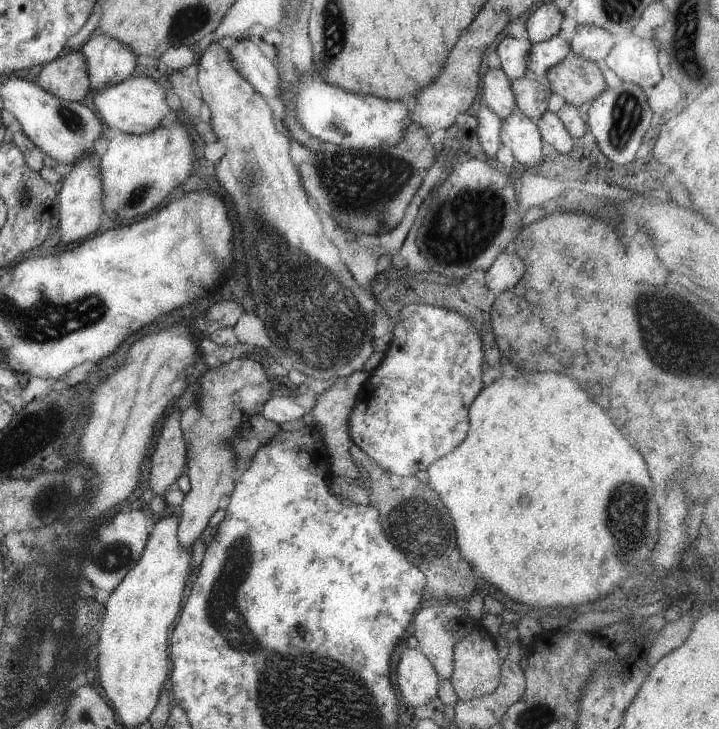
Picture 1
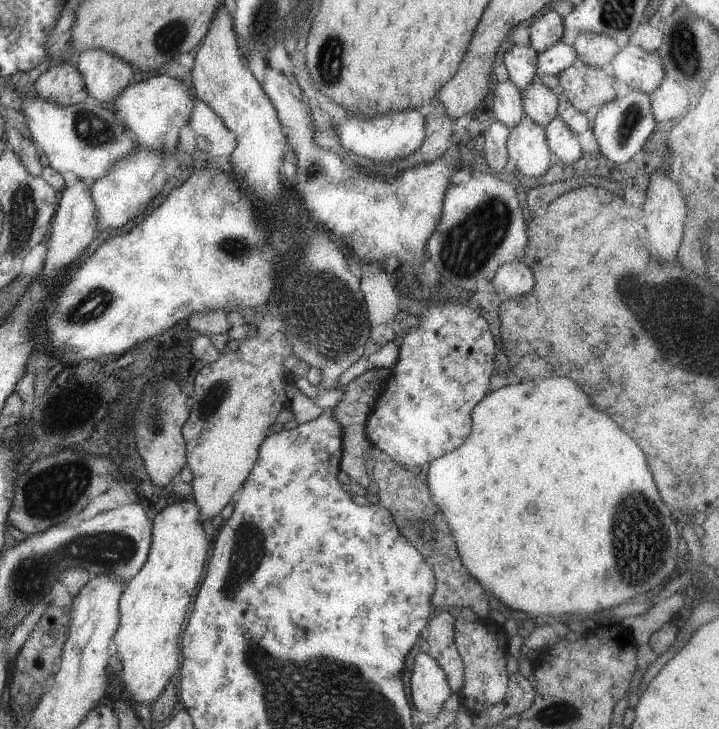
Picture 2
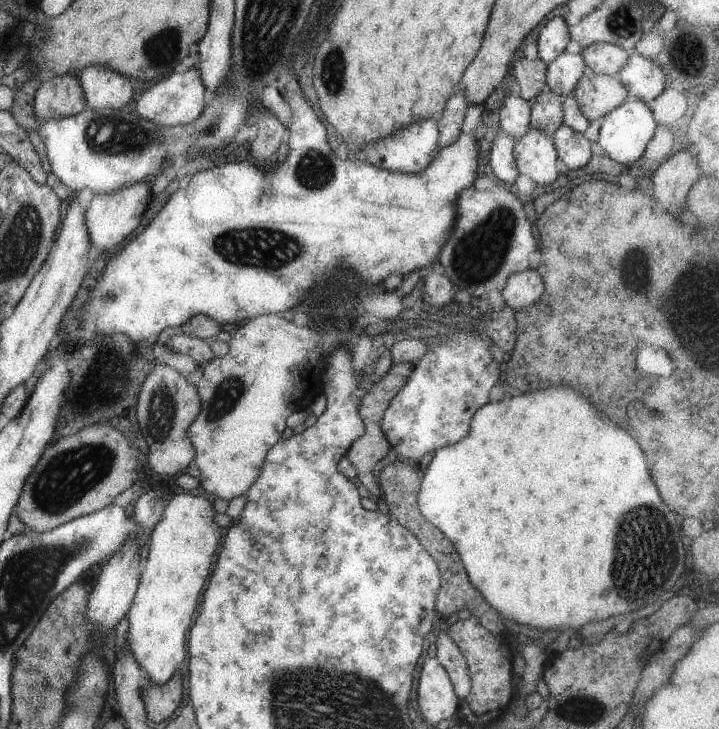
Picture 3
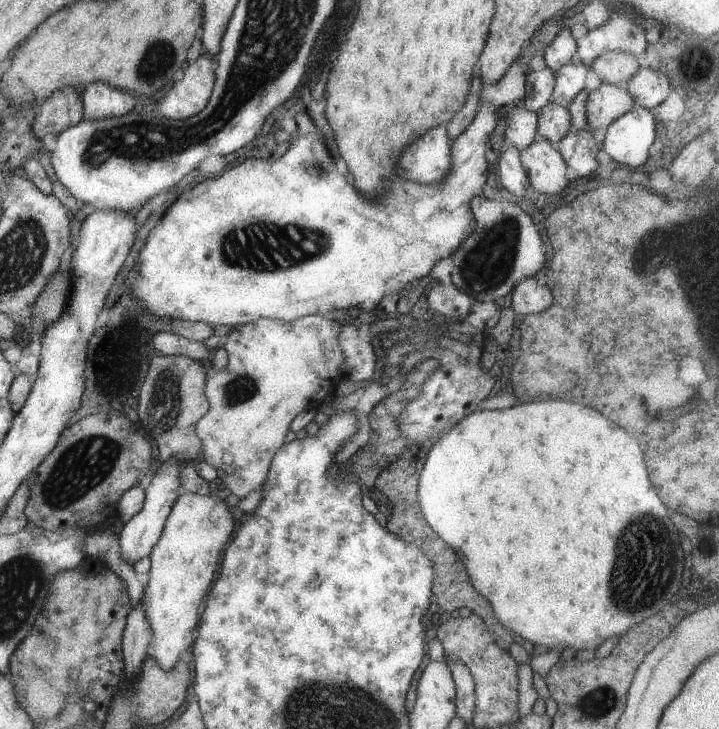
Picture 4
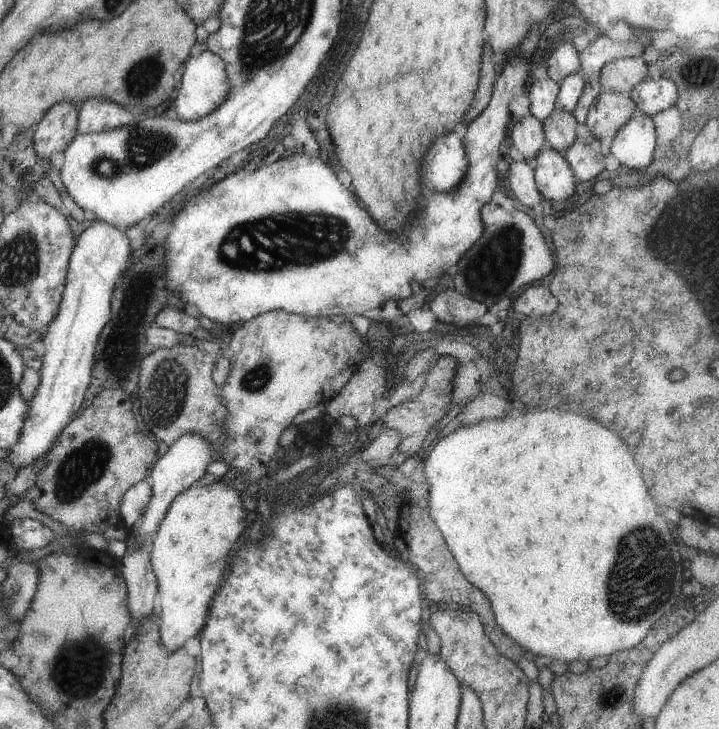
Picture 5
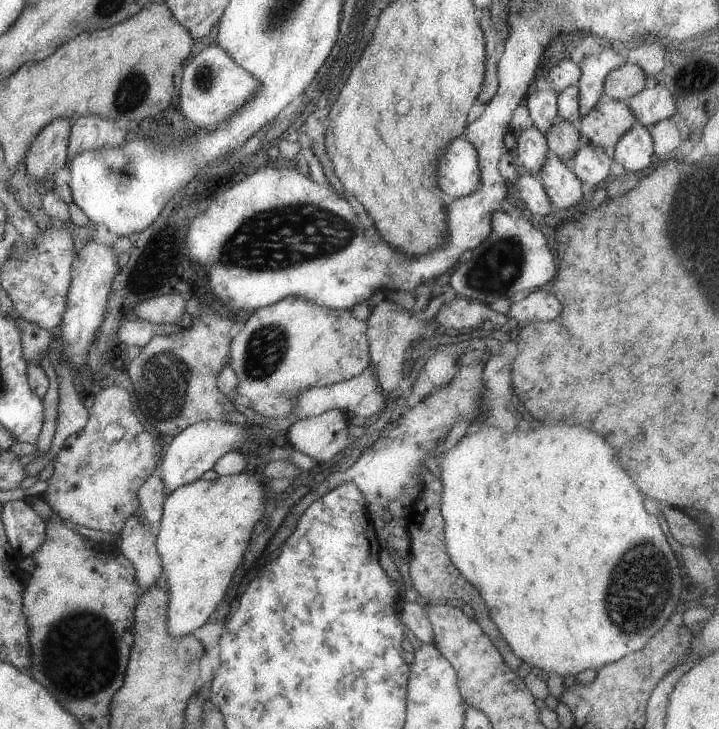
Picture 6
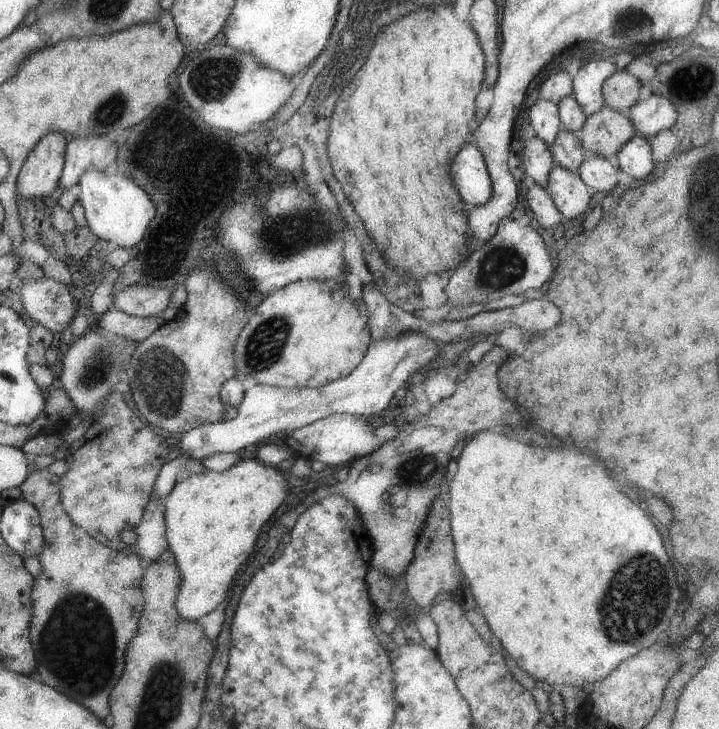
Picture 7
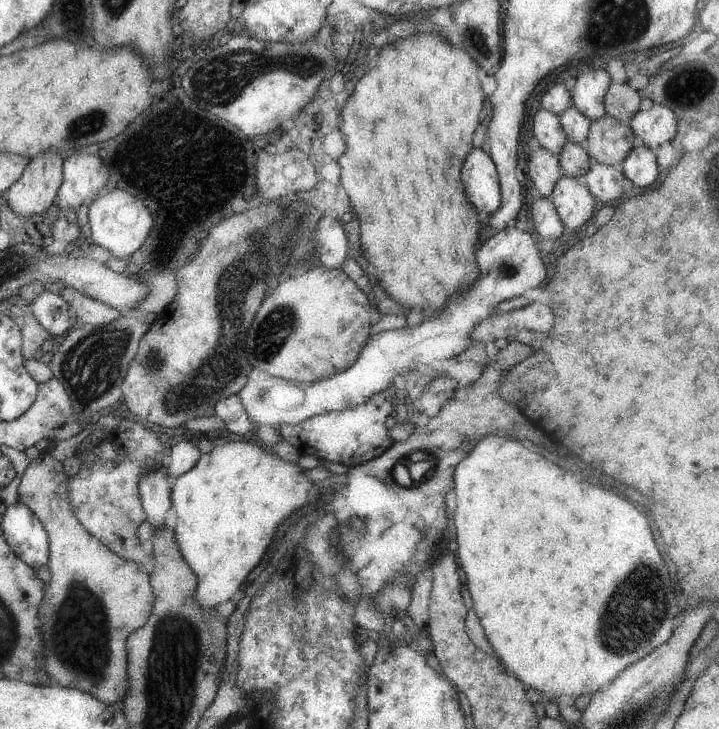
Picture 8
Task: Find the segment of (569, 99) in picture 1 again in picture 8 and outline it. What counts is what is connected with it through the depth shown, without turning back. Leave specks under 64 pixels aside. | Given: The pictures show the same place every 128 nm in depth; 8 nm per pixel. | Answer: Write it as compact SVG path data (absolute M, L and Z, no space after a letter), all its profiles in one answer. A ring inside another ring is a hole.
M603 115L590 121L584 147L591 161L604 165L621 162L634 147L636 136L627 123Z

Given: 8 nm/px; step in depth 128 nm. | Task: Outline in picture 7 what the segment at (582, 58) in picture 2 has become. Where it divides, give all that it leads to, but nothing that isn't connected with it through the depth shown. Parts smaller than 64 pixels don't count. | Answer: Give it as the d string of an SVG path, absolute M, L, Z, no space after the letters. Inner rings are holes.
M615 71L603 81L602 100L617 112L627 112L638 101L640 82L625 71Z

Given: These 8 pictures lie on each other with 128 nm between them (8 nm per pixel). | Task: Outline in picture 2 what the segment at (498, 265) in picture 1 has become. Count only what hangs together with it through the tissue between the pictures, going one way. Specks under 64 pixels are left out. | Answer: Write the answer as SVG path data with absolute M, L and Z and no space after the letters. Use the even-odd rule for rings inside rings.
M513 260L513 262L501 264L489 282L497 297L505 300L511 296L522 297L527 294L533 286L533 276L525 263L521 260Z

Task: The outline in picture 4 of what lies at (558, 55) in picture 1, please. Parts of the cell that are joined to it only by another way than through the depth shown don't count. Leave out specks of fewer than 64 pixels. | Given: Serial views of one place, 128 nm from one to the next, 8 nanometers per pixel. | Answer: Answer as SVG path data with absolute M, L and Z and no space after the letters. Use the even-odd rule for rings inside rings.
M573 60L556 70L550 100L567 108L571 99L584 89L583 80L589 69L589 66Z

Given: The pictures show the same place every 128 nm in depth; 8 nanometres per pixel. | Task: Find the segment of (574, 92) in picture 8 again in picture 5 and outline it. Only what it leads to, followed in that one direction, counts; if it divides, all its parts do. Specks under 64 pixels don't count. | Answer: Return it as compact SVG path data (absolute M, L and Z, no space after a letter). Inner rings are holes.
M602 34L593 41L578 52L584 85L571 114L579 125L583 124L591 102L601 92L598 81L601 67L621 57L639 57L642 51L639 42L633 44L618 41L614 34Z

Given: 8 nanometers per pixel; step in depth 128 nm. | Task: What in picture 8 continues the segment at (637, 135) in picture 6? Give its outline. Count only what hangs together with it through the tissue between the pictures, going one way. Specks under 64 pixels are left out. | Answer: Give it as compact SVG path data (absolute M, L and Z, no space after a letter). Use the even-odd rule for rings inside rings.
M636 141L631 152L621 161L622 174L639 188L649 186L657 178L654 151Z

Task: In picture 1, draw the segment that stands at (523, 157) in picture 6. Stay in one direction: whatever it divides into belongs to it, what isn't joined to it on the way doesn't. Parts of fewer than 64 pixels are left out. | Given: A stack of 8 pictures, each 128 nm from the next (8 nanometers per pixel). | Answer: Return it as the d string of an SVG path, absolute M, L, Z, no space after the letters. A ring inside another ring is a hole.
M502 69L482 70L478 101L483 102L500 119L506 119L516 109L510 82Z

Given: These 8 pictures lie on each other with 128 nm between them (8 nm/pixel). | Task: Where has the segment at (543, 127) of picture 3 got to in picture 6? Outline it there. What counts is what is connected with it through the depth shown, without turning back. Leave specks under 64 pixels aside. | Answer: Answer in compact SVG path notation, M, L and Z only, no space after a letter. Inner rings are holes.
M557 117L544 137L549 154L559 157L564 163L570 163L581 145L577 125L563 118Z

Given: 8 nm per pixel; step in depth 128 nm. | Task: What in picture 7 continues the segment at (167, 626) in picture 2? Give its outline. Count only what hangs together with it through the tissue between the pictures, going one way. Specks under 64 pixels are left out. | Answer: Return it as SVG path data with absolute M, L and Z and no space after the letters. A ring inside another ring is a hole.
M242 457L224 471L203 469L199 474L186 474L168 492L163 506L167 549L180 572L180 587L174 605L182 619L197 620L217 608L229 592L237 568L249 558L255 538L267 518L283 504L289 476L277 467L265 466L256 458Z

